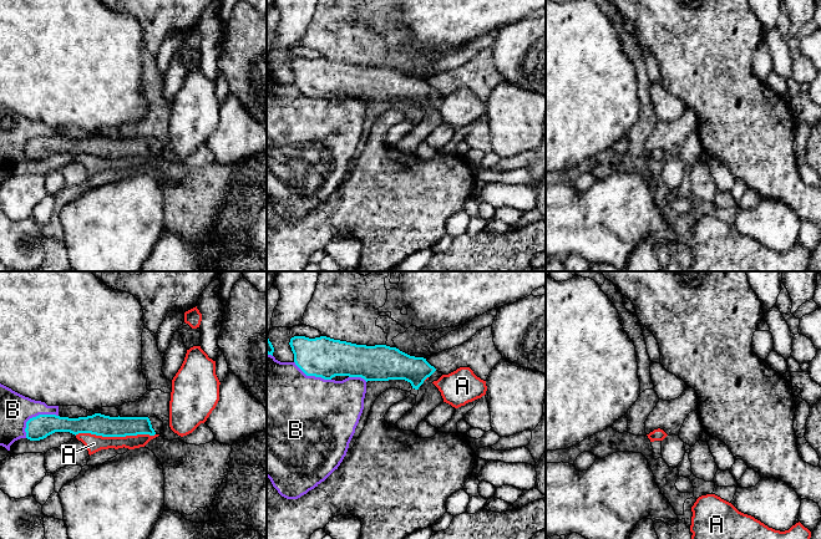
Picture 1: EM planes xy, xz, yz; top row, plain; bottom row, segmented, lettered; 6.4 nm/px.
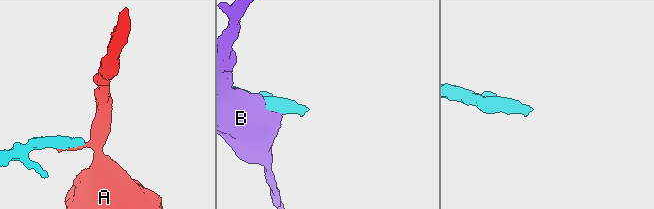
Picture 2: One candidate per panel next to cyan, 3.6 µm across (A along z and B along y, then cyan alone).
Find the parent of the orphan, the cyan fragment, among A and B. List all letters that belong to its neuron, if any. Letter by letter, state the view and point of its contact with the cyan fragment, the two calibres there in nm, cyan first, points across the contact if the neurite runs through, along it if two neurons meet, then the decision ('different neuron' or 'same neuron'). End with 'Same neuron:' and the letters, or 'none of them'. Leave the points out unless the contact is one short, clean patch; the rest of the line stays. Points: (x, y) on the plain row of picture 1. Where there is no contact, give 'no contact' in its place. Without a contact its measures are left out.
A: xy (115, 157) | 140/120 nm | different neuron
B: xy (34, 138) | 150/200 nm | different neuron
Same neuron: none of them

